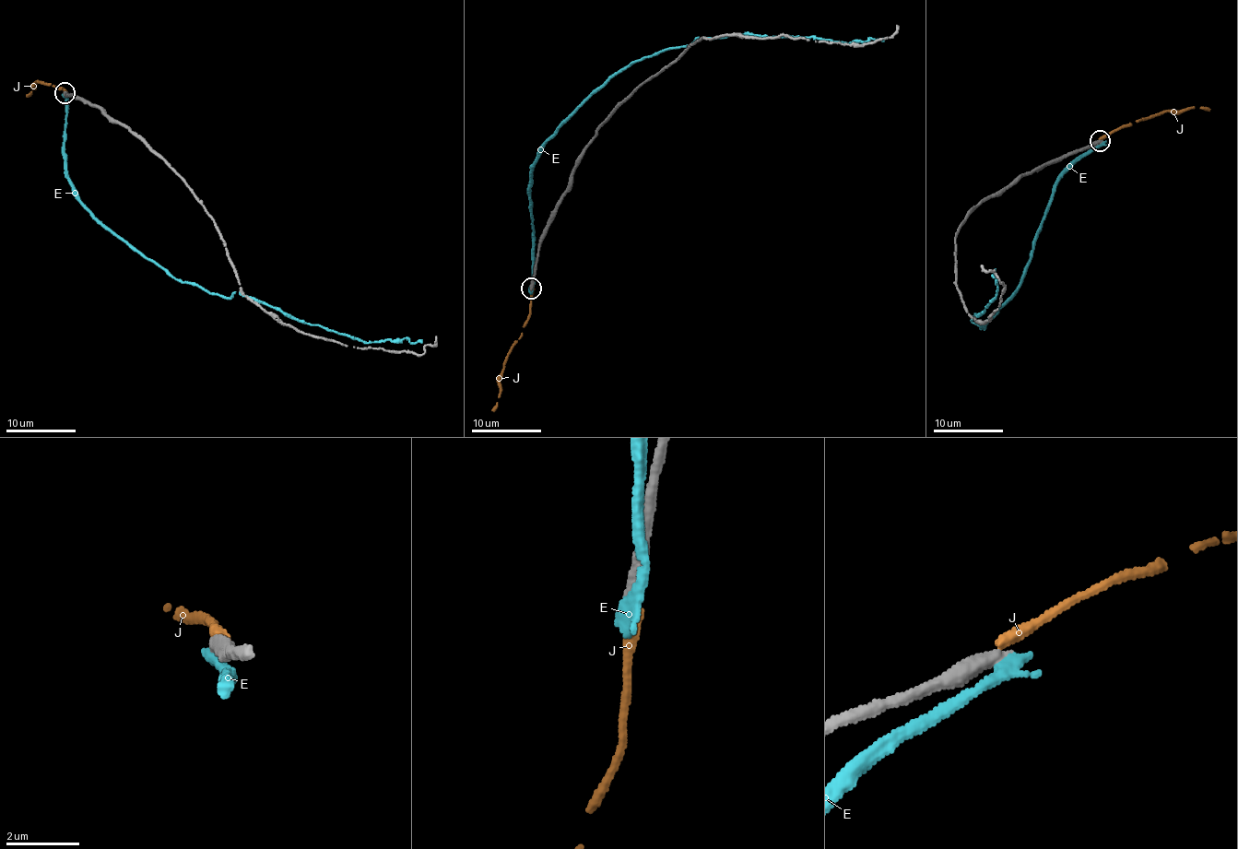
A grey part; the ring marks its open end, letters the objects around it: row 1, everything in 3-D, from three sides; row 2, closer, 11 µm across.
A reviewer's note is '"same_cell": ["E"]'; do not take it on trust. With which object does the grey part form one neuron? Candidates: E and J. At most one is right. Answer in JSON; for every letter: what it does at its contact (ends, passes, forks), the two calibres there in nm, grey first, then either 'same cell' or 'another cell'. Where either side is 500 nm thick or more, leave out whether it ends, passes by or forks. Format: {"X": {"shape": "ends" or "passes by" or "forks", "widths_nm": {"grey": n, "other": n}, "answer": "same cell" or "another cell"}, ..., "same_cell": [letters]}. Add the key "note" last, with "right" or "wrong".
{"E": {"widths_nm": {"grey": 440, "other": 500}, "answer": "another cell"}, "J": {"shape": "ends", "widths_nm": {"grey": 440, "other": 360}, "answer": "another cell"}, "same_cell": [], "note": "wrong"}

